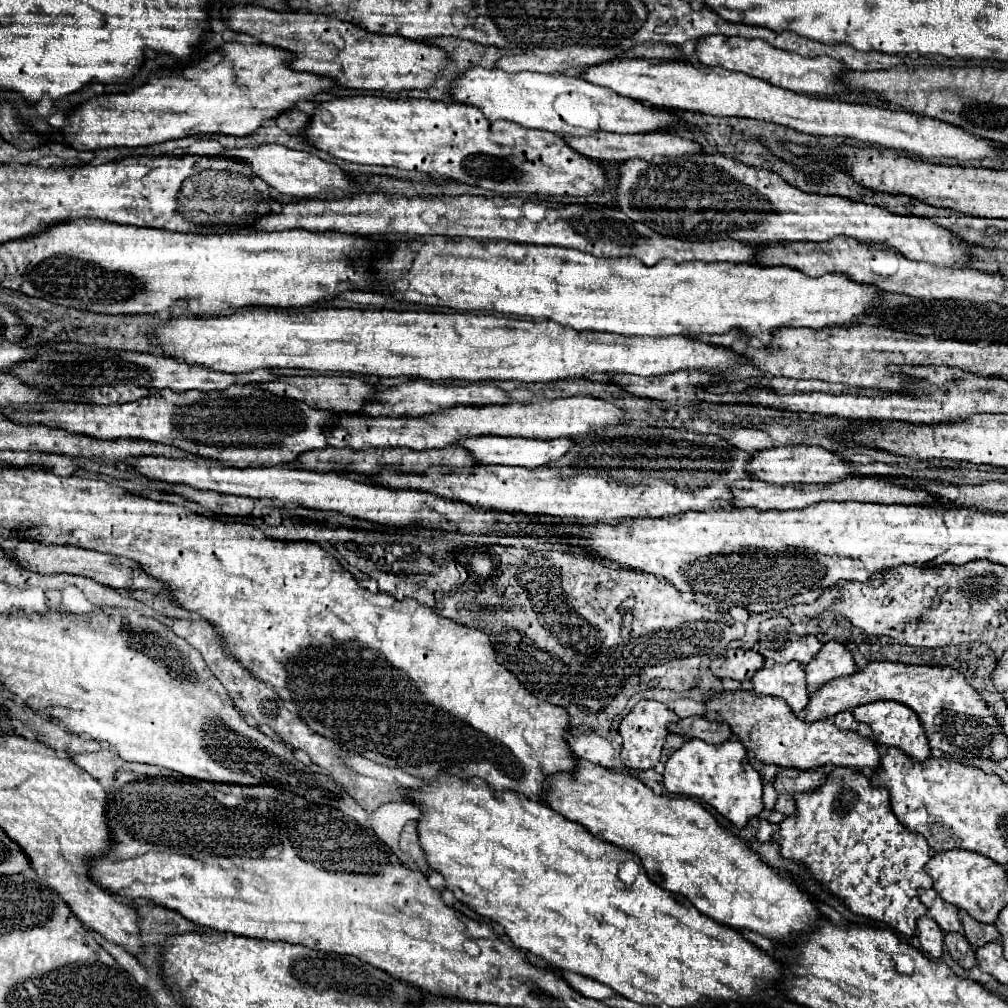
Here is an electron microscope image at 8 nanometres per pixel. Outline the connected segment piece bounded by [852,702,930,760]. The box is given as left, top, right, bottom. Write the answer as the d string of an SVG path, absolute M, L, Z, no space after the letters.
M874 702L874 704L862 704L862 706L854 708L852 716L858 722L870 724L870 728L874 732L874 740L878 744L900 748L912 760L926 760L930 756L930 746L928 746L928 738L924 734L924 728L922 728L918 716L910 708L906 708L898 702Z

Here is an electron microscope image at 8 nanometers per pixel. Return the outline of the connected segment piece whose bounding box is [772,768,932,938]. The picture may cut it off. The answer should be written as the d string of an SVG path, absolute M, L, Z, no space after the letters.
M834 768L828 782L814 792L800 794L796 800L798 814L784 818L780 830L772 836L782 858L794 860L808 868L810 876L834 898L842 900L852 912L860 912L872 920L888 924L894 932L910 938L916 930L916 920L926 914L926 906L918 900L918 888L932 888L932 878L926 872L930 846L926 838L906 830L894 816L884 786L872 786L870 780L852 768Z

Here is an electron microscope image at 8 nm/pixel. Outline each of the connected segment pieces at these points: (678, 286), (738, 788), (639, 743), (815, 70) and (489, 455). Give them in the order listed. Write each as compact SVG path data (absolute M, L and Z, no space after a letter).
M390 236L390 246L394 248L394 254L386 254L386 258L378 258L378 286L374 286L374 292L382 292L392 296L398 302L406 304L424 304L424 306L446 306L458 312L500 312L500 314L514 314L522 318L534 318L534 320L554 320L558 324L570 326L574 330L596 330L596 332L614 332L624 336L672 336L672 334L726 334L730 330L742 330L748 338L758 338L762 342L770 342L772 330L778 326L792 326L792 328L824 328L834 324L856 324L860 316L870 314L874 308L874 302L878 300L878 290L874 286L858 284L848 280L842 274L824 274L820 278L810 278L800 270L784 268L784 266L752 266L752 264L732 264L732 262L684 262L676 264L674 260L660 260L654 266L646 266L636 258L596 258L592 254L574 250L574 248L558 248L558 246L536 246L536 244L516 244L516 242L504 242L504 240L476 240L476 238L442 238L442 236Z
M686 740L666 762L662 782L668 792L694 796L708 802L720 816L730 820L736 828L744 828L752 816L764 808L762 778L750 766L746 748L738 740L724 744L706 744L702 740Z
M640 700L620 722L618 734L622 736L622 752L620 752L620 760L624 762L624 766L634 768L634 770L648 770L654 768L660 762L660 754L662 754L662 744L668 736L666 726L670 722L678 722L678 716L666 708L666 704L662 702L654 702L654 700Z
M716 34L710 38L700 38L696 42L694 54L706 66L720 66L720 68L726 68L732 72L744 72L752 78L766 80L772 86L786 88L792 92L802 92L802 94L820 96L820 98L848 92L848 88L842 82L838 82L838 72L844 72L846 68L840 62L834 62L834 58L826 58L826 56L802 58L794 52L778 50L762 40L746 40L746 38L738 38L738 36L728 38L728 36Z
M464 438L458 442L464 450L470 452L480 464L504 464L504 466L524 466L538 468L546 466L550 460L562 458L574 442L570 438L558 440L528 440L528 438Z

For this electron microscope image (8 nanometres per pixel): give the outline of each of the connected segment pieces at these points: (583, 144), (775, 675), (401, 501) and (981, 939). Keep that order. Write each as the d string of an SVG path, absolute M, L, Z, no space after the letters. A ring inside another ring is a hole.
M598 132L596 136L584 136L584 138L576 138L576 136L562 136L564 142L576 150L578 154L590 158L590 160L598 160L598 162L624 162L628 158L644 158L644 160L652 160L654 156L682 156L682 154L698 154L700 146L692 140L684 140L680 136L668 134L668 132L650 132L650 134L612 134L612 132Z
M798 662L764 666L758 670L758 674L754 674L750 682L758 694L784 698L794 714L800 714L808 704L804 668Z
M138 456L138 458L126 458L124 460L130 468L134 468L140 476L146 476L150 480L162 480L168 484L186 484L196 490L214 490L222 494L236 494L236 496L250 496L250 498L276 498L288 508L296 508L296 512L310 512L310 520L314 520L314 510L326 510L326 512L338 512L350 518L378 522L386 526L412 526L422 524L430 528L442 528L450 532L462 532L468 536L482 536L492 538L496 544L506 546L530 546L530 544L554 544L554 534L544 526L538 524L538 530L532 530L530 536L520 536L518 530L530 530L532 518L538 516L526 516L526 514L502 514L496 510L484 512L482 508L468 506L464 502L452 502L438 498L428 492L414 492L414 490L390 490L376 484L366 484L352 480L342 474L332 472L312 472L302 470L298 466L290 464L278 464L270 468L228 468L228 466L210 466L208 462L190 462L190 460L172 460L162 456ZM502 530L502 536L496 536L496 532Z
M960 910L960 920L962 920L964 936L972 946L984 946L984 944L1000 938L994 924L982 924L982 922L974 920L970 914L966 914L964 910Z

